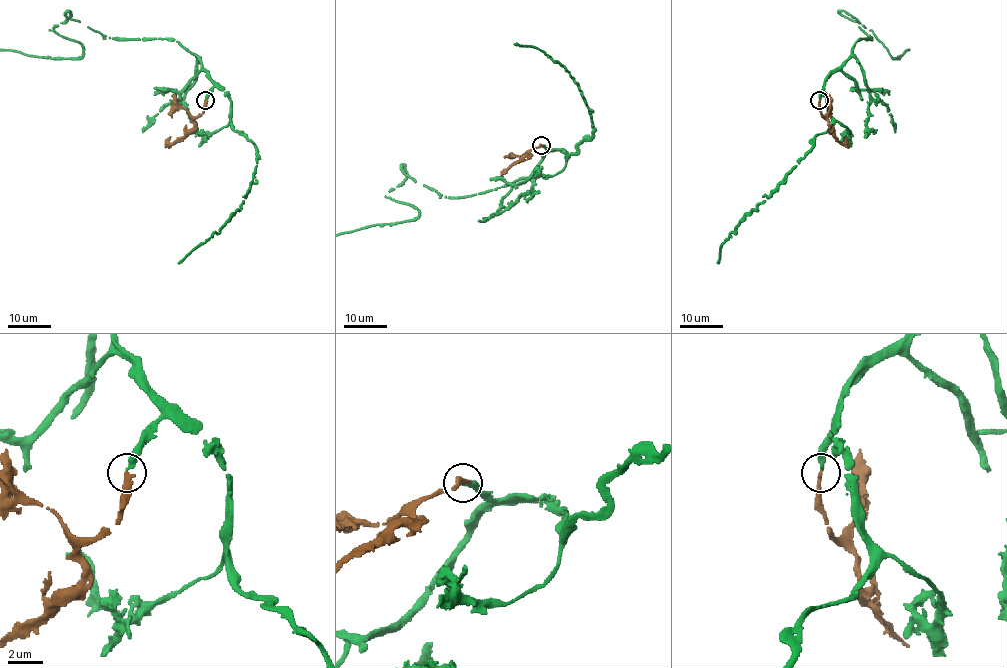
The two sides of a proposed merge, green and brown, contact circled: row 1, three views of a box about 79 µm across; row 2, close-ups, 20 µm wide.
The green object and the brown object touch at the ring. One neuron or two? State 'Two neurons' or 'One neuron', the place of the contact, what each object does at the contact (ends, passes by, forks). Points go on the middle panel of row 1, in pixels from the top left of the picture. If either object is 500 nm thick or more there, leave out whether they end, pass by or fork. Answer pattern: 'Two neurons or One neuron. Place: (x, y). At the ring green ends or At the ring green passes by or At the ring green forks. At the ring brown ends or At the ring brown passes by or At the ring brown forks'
One neuron. Place: (541, 145). At the ring green ends. At the ring brown ends

